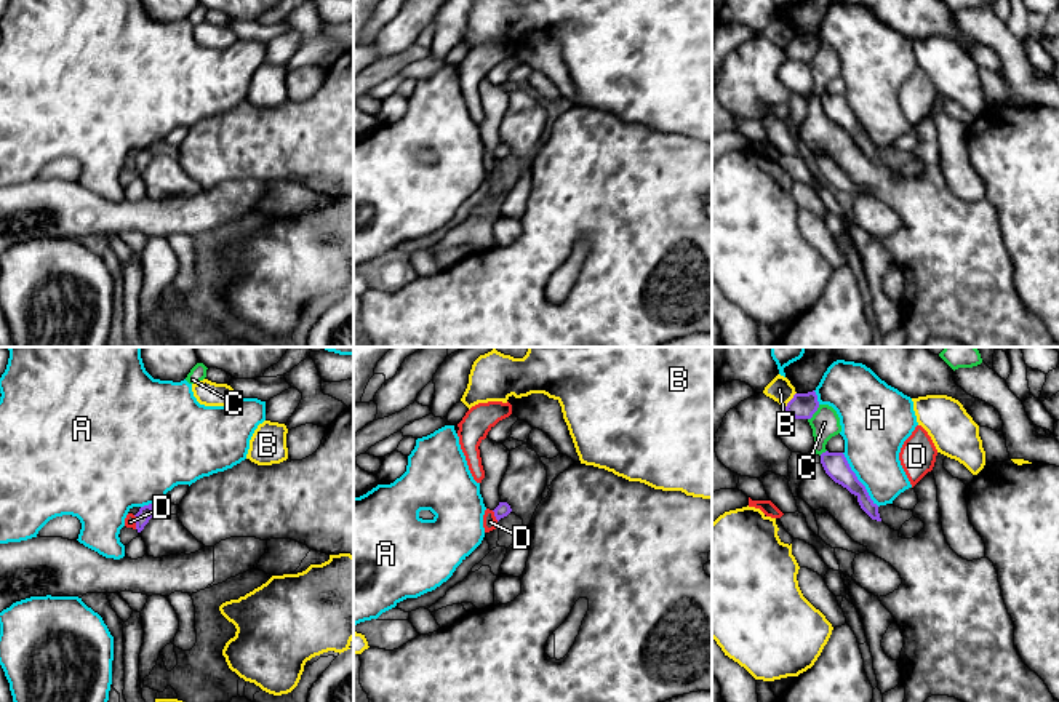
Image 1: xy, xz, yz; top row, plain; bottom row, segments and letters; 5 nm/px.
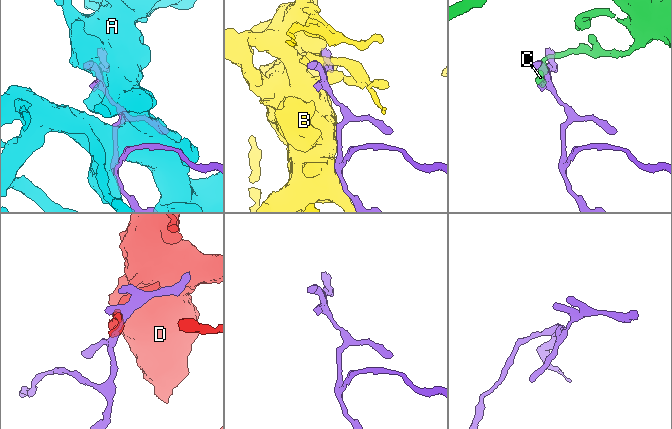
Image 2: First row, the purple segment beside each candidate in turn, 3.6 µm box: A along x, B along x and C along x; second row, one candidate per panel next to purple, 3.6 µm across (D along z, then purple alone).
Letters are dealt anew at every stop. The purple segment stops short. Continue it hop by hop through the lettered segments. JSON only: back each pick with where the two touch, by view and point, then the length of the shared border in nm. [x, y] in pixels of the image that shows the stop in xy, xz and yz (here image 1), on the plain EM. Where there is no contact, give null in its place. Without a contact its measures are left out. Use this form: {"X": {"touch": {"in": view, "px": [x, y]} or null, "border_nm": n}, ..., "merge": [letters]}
{"merge": []}

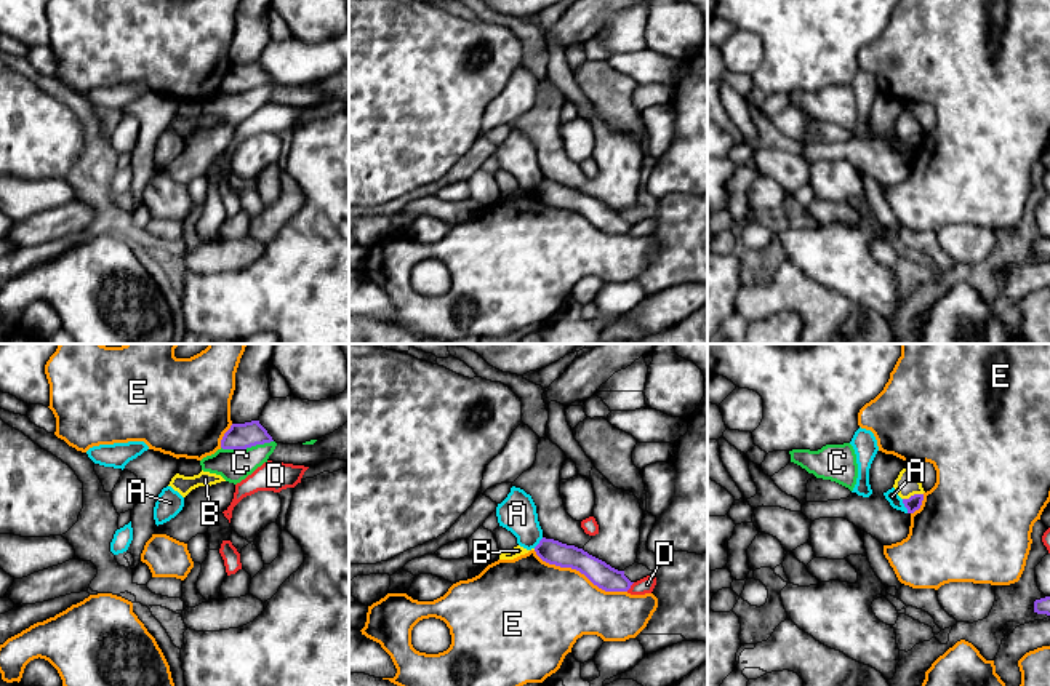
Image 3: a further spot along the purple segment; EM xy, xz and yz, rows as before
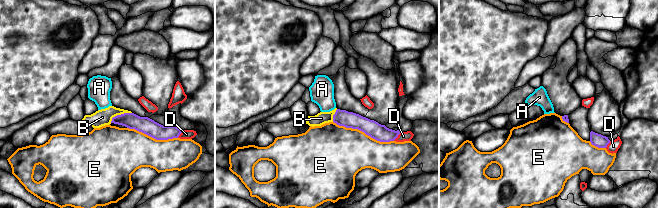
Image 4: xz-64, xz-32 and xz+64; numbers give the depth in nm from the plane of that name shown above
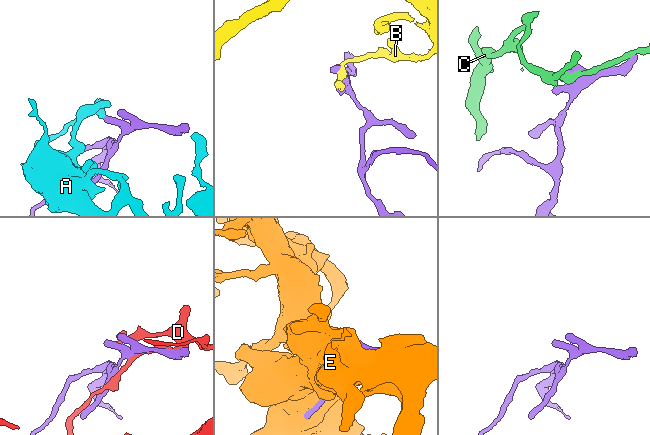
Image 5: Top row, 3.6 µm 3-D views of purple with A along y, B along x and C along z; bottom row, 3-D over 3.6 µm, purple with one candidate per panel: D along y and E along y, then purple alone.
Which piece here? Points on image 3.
{"merge": []}

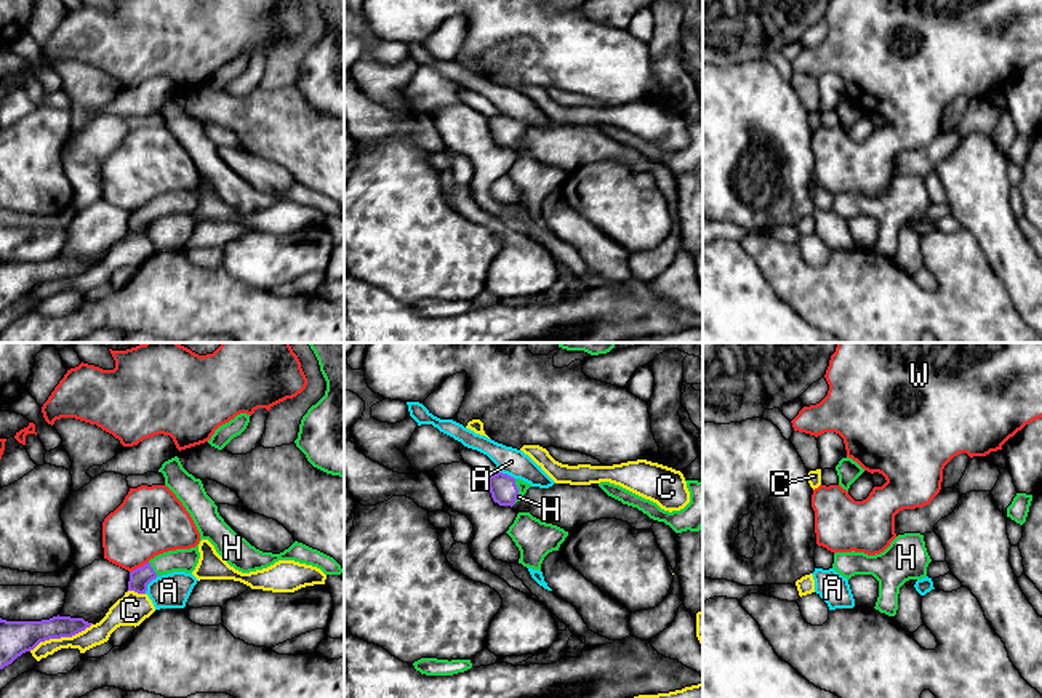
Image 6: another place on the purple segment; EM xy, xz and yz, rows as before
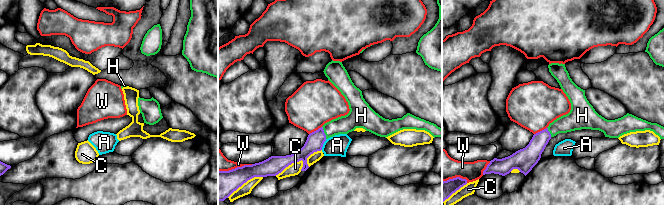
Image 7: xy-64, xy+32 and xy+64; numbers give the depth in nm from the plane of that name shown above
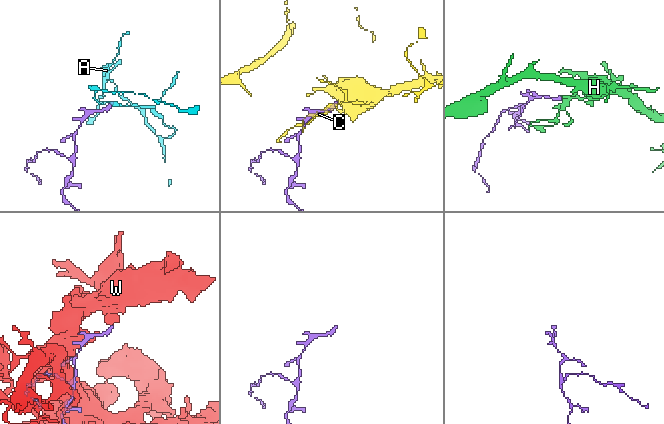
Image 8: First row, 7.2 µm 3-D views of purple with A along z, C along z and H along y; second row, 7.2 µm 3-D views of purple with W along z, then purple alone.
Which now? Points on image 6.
{"H": {"touch": {"in": "xz", "px": [517, 132]}, "border_nm": 120}, "merge": ["H"]}

